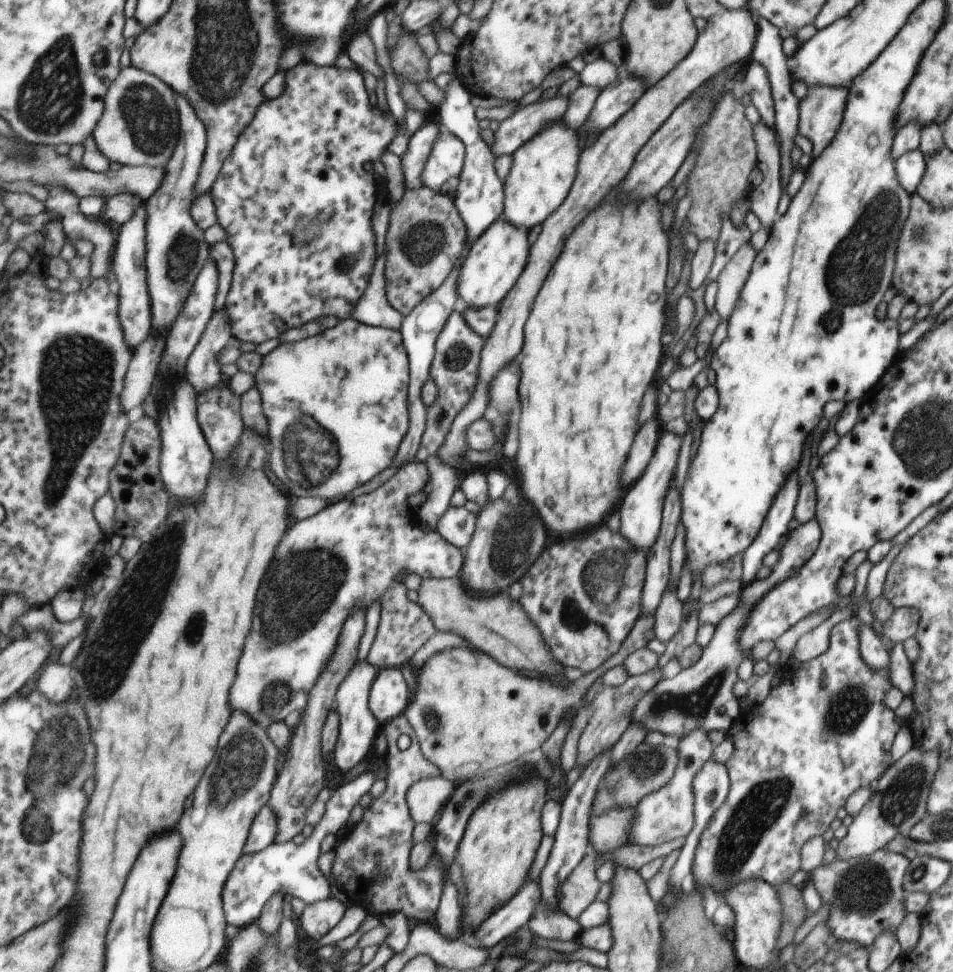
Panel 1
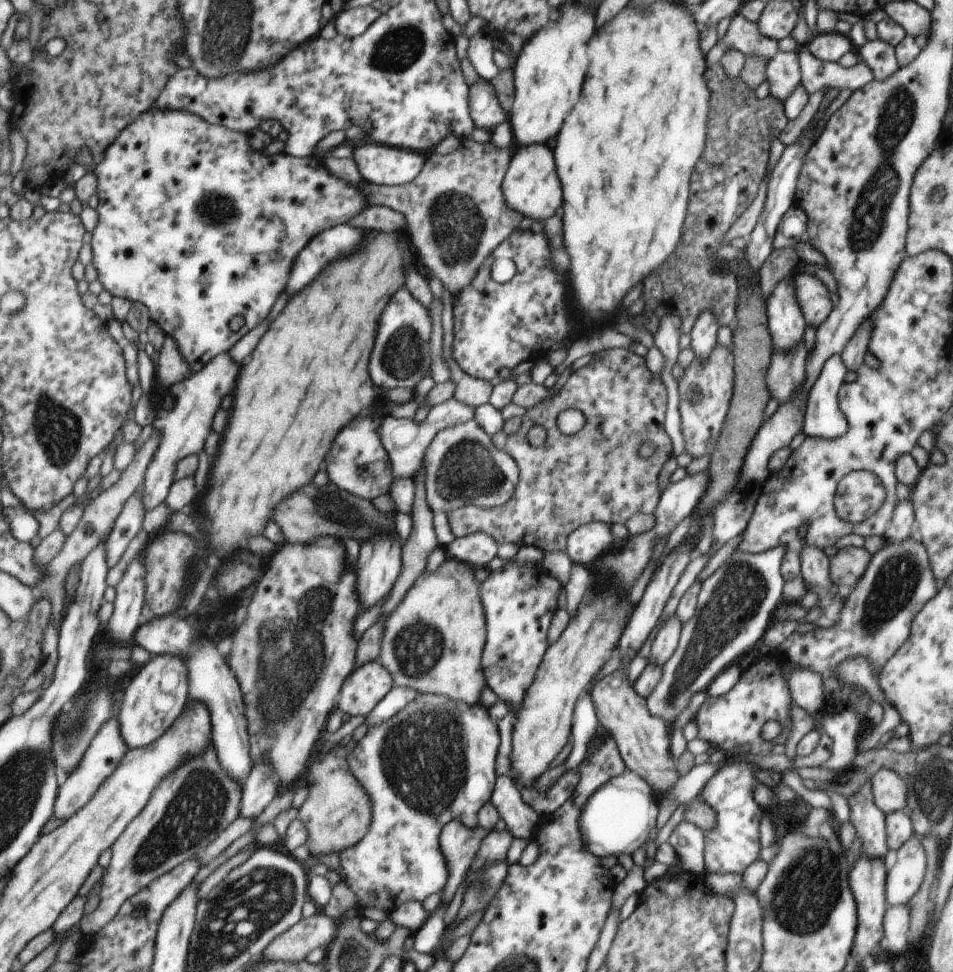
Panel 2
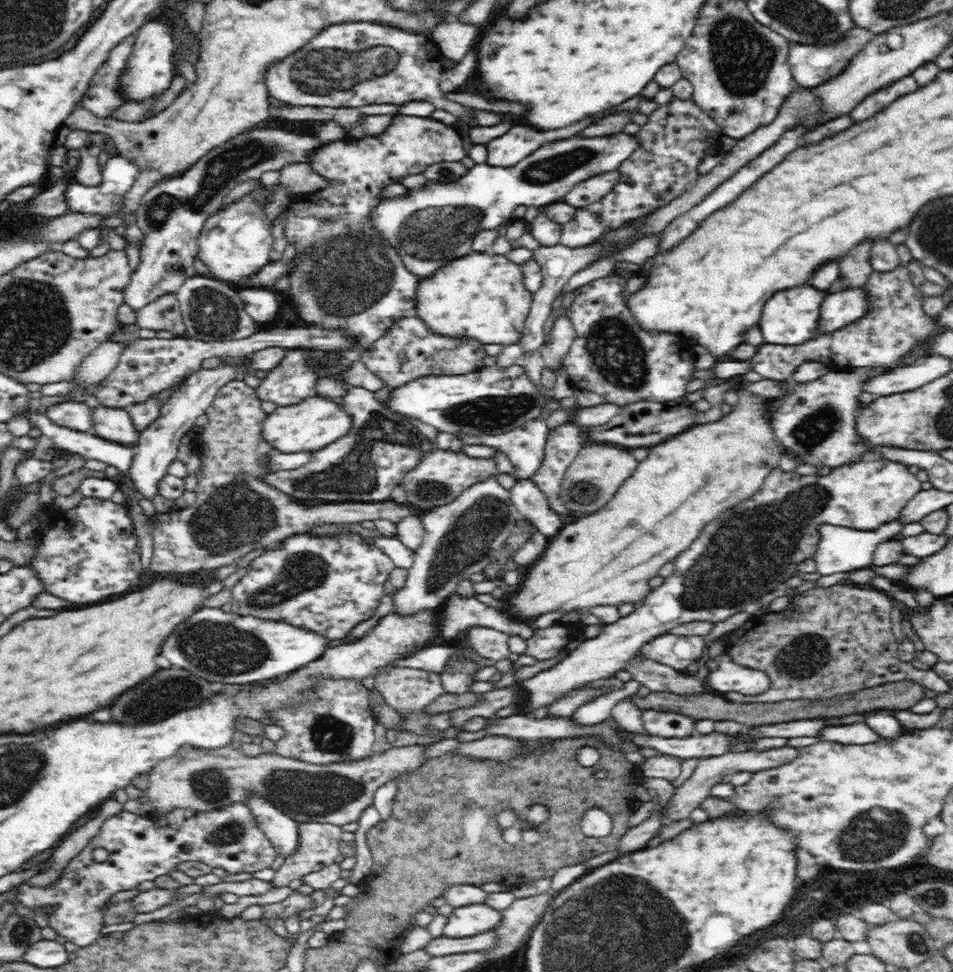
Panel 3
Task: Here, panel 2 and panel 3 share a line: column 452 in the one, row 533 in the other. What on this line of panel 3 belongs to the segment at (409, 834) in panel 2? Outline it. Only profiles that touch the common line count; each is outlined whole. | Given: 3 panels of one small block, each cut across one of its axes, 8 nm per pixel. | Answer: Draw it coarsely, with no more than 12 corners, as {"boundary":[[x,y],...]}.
{"boundary":[[907,465],[772,469],[633,613],[517,682],[516,713],[613,677],[677,626],[749,609],[813,559],[817,527],[876,530]]}

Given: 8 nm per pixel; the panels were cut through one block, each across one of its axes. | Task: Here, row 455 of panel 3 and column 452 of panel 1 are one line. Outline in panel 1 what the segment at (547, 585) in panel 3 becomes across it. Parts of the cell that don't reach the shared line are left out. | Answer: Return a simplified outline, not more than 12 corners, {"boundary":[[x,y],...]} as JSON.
{"boundary":[[435,652],[403,716],[440,776],[537,750],[610,664],[549,684]]}

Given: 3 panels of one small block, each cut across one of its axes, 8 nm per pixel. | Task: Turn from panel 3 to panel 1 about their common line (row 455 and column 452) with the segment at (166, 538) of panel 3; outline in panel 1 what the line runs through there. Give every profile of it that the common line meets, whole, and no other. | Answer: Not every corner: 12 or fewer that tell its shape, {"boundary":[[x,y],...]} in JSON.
{"boundary":[[425,186],[390,204],[387,302],[409,315],[458,265],[466,225]]}

